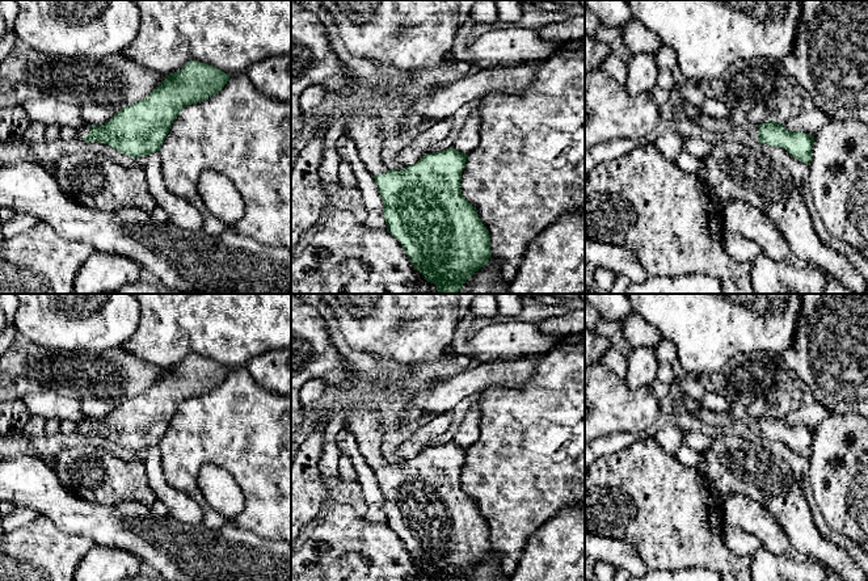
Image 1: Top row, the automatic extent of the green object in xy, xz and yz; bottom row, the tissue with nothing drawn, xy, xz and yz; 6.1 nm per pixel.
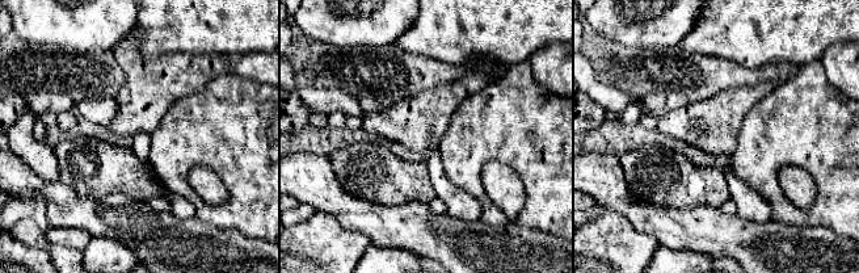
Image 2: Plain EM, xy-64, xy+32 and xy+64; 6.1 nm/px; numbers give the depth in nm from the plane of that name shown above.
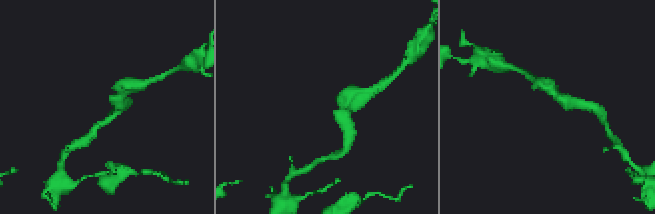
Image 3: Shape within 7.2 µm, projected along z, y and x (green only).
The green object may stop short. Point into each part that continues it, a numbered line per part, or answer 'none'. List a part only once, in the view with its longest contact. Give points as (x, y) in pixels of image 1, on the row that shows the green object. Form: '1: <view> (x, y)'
1: xy (81, 131)

